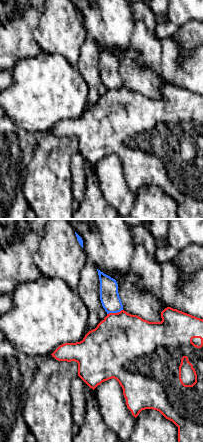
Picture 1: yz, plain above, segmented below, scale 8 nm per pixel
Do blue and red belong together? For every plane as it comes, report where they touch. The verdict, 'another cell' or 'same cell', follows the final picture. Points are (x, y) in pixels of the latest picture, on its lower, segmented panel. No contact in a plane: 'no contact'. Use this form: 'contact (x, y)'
contact (114, 312)

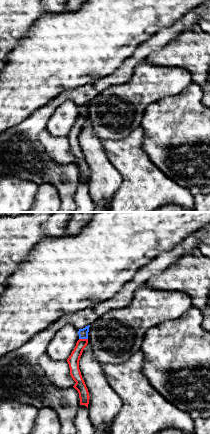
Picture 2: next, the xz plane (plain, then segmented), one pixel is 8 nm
contact (83, 338)

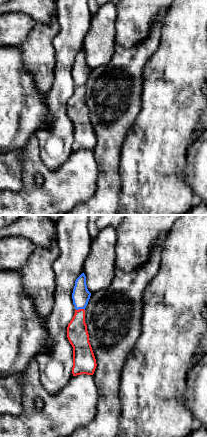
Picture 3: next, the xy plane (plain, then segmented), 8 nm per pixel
contact (80, 308)

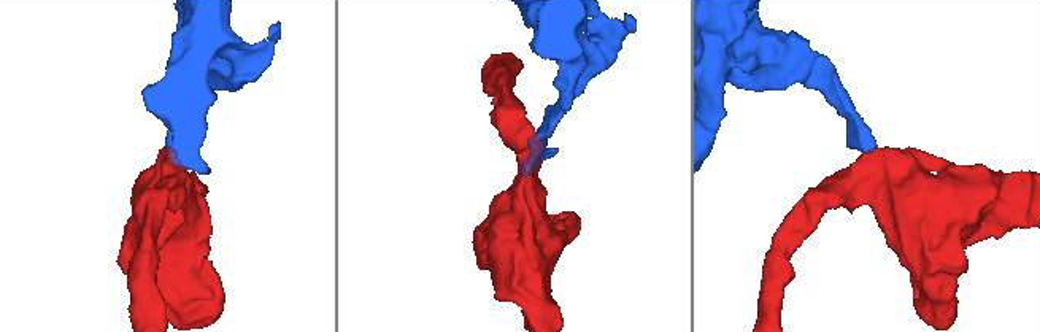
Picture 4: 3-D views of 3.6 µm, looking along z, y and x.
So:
another cell

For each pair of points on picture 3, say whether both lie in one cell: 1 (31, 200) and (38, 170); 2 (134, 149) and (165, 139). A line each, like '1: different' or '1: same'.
1: same
2: same

